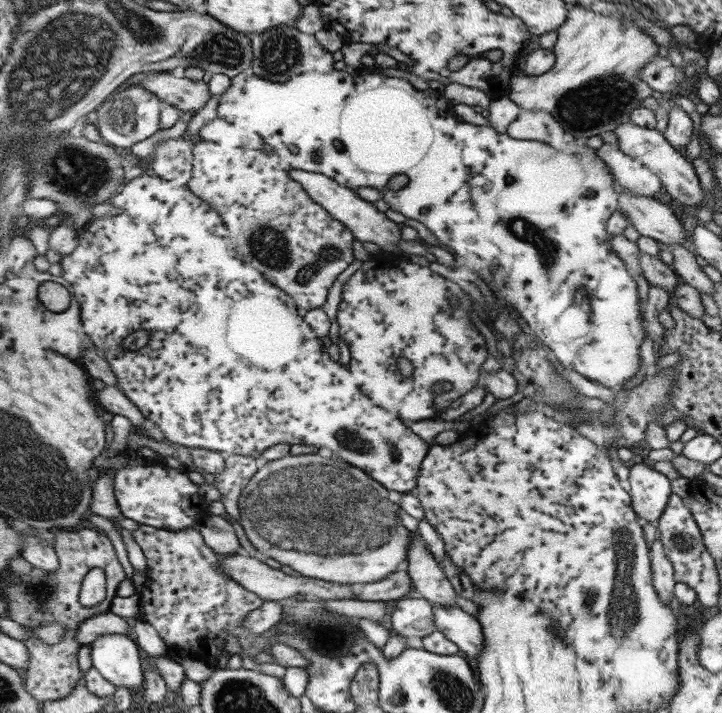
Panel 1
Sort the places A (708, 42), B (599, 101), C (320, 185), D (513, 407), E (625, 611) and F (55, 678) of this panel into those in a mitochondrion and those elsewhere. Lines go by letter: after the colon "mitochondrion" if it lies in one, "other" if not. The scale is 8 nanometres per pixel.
A: other
B: mitochondrion
C: other
D: other
E: mitochondrion
F: other

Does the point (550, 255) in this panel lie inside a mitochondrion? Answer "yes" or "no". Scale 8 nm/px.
yes

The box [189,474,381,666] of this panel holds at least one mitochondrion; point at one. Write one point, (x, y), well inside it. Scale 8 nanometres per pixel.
(335, 638)

